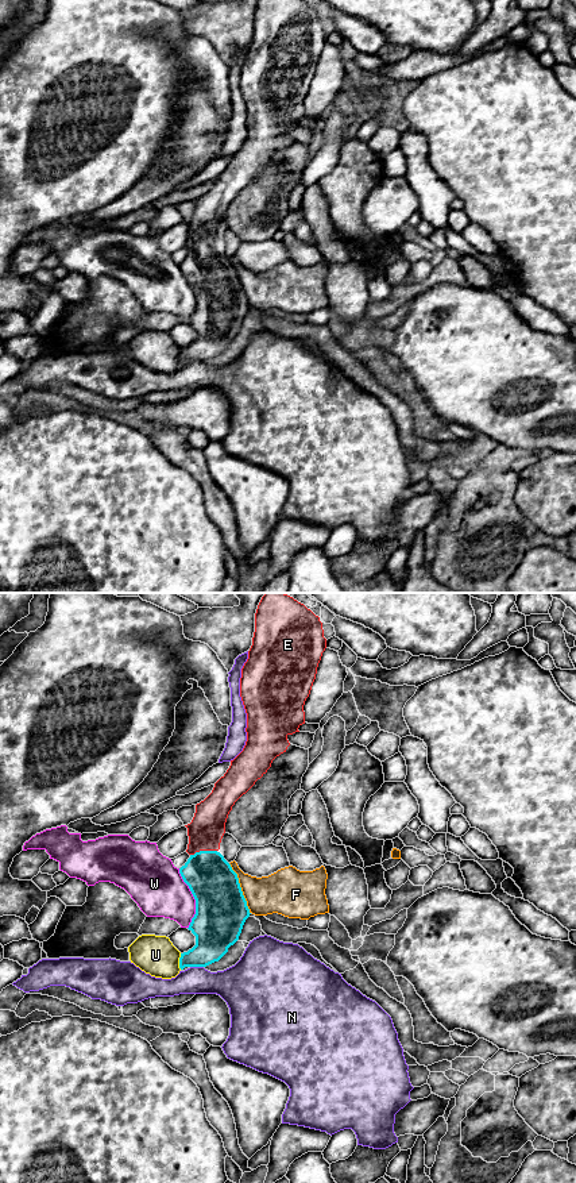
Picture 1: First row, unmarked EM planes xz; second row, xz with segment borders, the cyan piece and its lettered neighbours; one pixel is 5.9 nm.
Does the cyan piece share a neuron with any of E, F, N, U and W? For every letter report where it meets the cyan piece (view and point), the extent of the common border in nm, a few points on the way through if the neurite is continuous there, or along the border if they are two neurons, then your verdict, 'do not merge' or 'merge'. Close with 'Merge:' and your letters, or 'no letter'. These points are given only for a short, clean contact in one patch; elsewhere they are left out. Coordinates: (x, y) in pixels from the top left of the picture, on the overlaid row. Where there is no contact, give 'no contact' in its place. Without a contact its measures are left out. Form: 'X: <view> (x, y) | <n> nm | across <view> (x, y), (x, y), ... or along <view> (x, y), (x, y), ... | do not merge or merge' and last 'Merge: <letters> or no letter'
E: xz (203, 851) | 160 nm | across xz (215, 886), (205, 870), (203, 851), (205, 831) | merge
F: xz (240, 889) | 340 nm | do not merge
N: xz (197, 966) | 80 nm | do not merge
U: xz (180, 962) | 100 nm | do not merge
W: xz (194, 898) | 360 nm | do not merge
Merge: E

